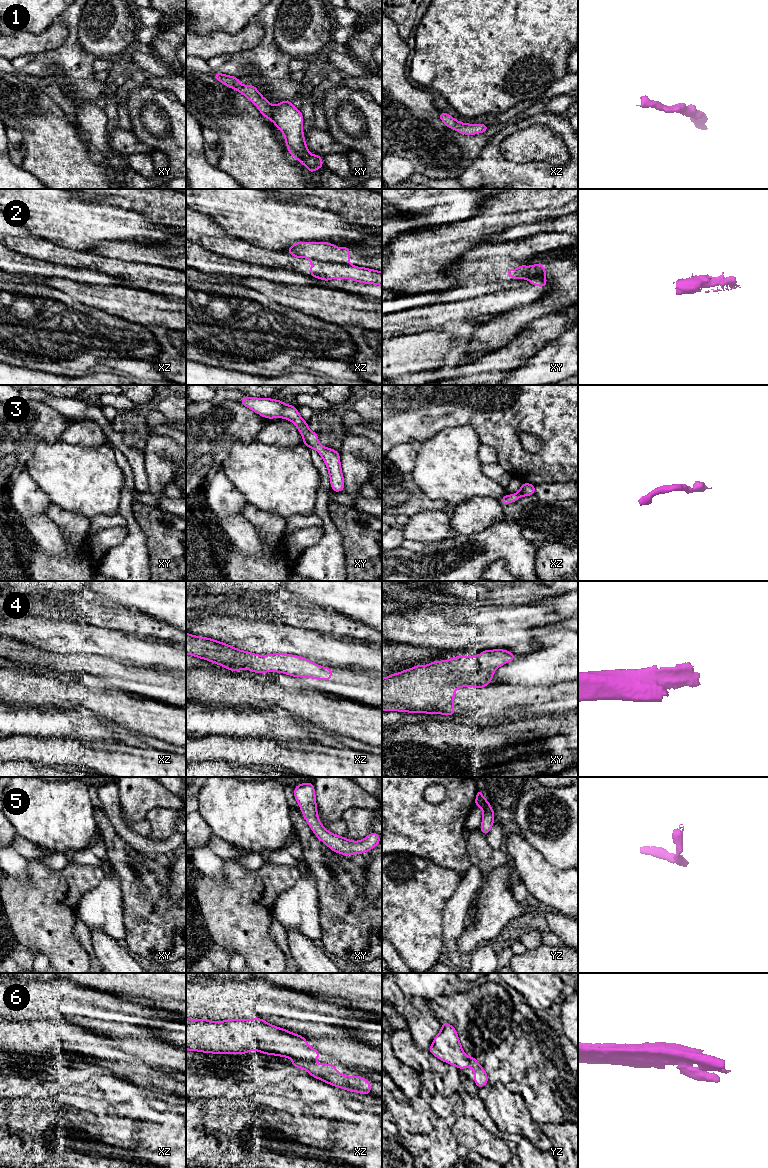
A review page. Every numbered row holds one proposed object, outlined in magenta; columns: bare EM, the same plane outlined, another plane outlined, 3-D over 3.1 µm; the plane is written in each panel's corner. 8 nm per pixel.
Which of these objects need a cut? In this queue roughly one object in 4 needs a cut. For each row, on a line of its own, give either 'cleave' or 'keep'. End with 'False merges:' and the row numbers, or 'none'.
1: keep
2: cleave
3: keep
4: keep
5: keep
6: keep
False merges: 2

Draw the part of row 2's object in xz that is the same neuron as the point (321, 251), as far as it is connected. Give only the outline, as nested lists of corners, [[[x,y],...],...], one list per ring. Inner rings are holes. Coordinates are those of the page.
[[[296,242],[286,252],[301,258],[350,265],[350,248],[344,246],[339,249],[328,242]]]

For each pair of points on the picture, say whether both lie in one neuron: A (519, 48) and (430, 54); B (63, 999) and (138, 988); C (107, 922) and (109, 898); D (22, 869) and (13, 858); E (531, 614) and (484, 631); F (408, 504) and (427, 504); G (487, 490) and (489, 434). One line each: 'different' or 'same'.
A: same
B: different
C: same
D: same
E: same
F: same
G: different

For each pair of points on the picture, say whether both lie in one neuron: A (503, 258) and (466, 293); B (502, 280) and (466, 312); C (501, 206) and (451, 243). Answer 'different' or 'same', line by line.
A: same
B: same
C: same

